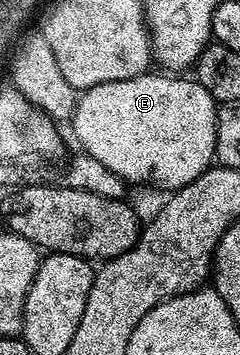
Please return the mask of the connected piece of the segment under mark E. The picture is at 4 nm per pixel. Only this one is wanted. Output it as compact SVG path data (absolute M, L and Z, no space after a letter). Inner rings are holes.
M177 74L153 75L136 76L119 82L103 82L99 86L84 89L78 95L77 108L72 114L71 125L73 124L73 132L77 135L78 142L81 143L80 151L86 156L95 158L95 162L103 162L103 166L107 166L107 170L111 170L111 174L119 174L119 178L130 185L150 184L153 188L176 190L195 182L195 178L199 178L199 174L203 174L214 163L217 150L217 110L219 105L211 98L211 94L207 94L207 90L203 90L203 86L195 78L180 80L182 77Z

